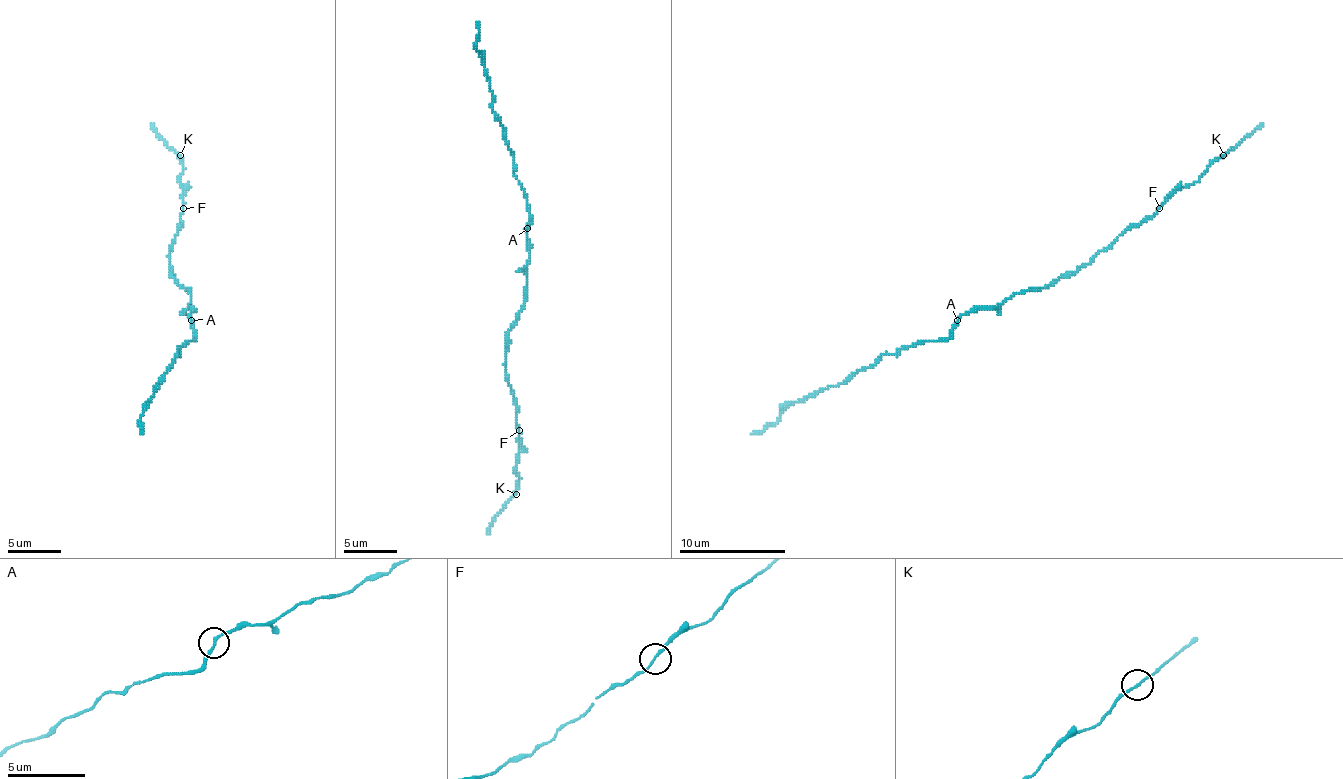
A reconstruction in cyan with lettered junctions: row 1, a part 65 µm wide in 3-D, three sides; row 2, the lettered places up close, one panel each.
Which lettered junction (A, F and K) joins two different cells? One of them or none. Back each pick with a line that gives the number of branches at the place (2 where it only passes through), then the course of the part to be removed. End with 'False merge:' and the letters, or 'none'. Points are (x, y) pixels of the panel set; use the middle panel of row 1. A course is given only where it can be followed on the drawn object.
False merge: none

